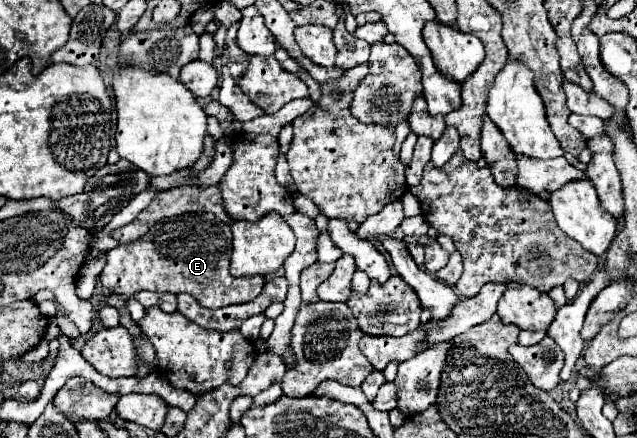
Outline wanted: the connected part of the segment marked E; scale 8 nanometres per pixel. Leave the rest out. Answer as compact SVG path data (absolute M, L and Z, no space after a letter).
M184 214L174 220L154 224L146 236L136 242L116 246L106 254L106 266L100 282L112 294L132 296L140 290L150 292L188 292L204 308L222 308L254 300L264 288L264 276L234 278L228 272L232 252L230 226L214 214Z

